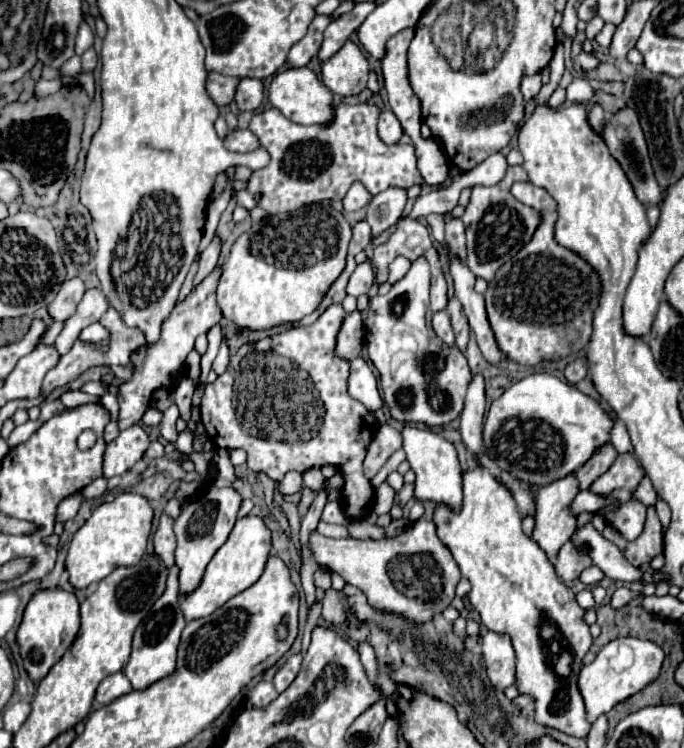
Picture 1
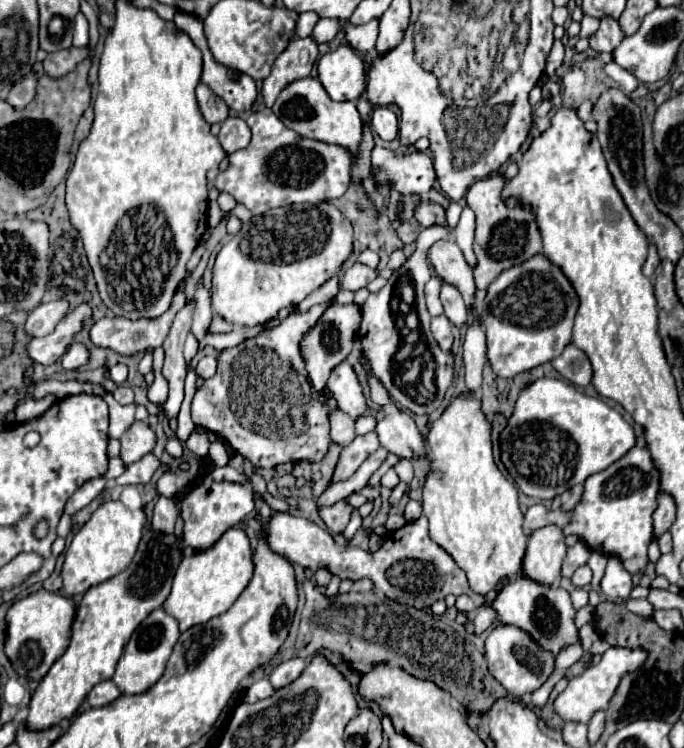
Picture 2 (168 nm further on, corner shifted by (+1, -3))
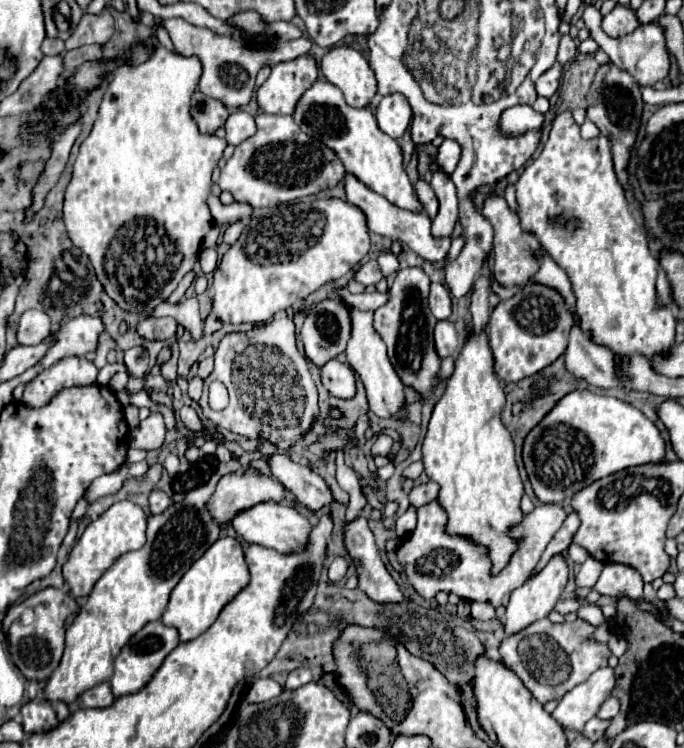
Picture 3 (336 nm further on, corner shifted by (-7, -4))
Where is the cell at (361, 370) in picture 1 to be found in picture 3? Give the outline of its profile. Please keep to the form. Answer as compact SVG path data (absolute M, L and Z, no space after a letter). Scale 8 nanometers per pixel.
M328 360L324 368L320 368L320 378L322 386L330 392L330 396L336 398L352 398L356 394L356 380L354 372L348 364L334 360Z

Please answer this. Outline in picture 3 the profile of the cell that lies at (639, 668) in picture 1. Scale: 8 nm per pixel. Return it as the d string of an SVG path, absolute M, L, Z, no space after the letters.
M610 666L594 672L588 682L572 688L552 712L554 720L572 732L582 732L584 724L596 716L602 702L610 696L614 688L614 670Z

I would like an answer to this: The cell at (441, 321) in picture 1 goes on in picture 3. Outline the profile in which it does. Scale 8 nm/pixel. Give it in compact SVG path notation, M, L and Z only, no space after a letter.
M440 320L434 328L434 344L436 344L436 352L440 358L446 356L456 356L456 352L462 346L462 338L454 326L454 322L450 320Z

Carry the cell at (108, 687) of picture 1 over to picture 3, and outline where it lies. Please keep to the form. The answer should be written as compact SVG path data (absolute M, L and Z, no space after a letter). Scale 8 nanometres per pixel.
M102 682L94 688L88 688L82 696L80 696L80 702L84 708L106 708L114 702L114 696L110 692L110 684L108 682Z

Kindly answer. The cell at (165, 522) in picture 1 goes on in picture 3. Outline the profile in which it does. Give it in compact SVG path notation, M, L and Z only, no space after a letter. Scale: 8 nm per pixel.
M152 490L148 500L150 500L150 510L152 510L152 514L164 512L164 510L172 504L170 496L166 496L166 492L162 492L162 490Z

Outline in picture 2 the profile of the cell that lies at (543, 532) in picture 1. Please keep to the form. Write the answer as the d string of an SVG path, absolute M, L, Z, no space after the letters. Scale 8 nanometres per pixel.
M558 525L536 529L528 539L522 571L526 577L552 585L560 577L560 565L566 555L564 531Z

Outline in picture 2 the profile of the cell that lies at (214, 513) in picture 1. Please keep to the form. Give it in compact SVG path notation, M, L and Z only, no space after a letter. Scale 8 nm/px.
M206 479L198 487L194 487L180 503L182 519L184 519L184 545L190 553L210 549L230 527L240 523L248 513L254 511L254 497L252 489L238 485L238 483L216 483Z

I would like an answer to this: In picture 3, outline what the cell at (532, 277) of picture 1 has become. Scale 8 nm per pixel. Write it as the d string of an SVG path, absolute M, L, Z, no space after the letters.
M526 284L514 298L502 300L490 314L488 338L496 360L496 376L516 382L532 376L552 364L568 346L568 334L574 320L564 306L564 298L542 284Z

